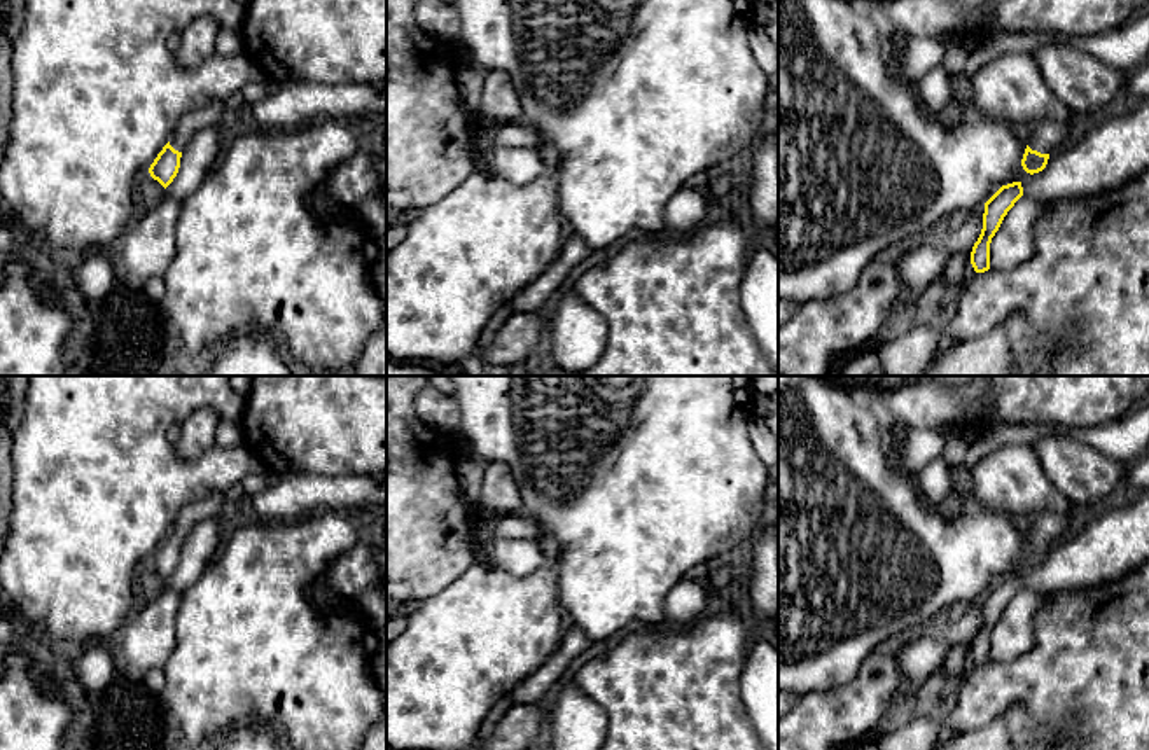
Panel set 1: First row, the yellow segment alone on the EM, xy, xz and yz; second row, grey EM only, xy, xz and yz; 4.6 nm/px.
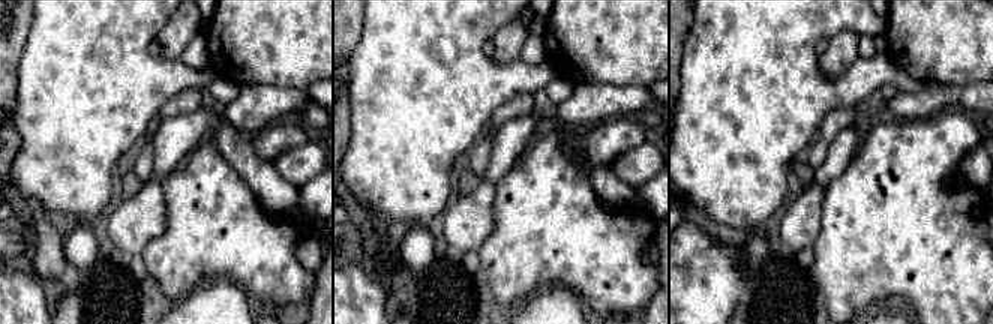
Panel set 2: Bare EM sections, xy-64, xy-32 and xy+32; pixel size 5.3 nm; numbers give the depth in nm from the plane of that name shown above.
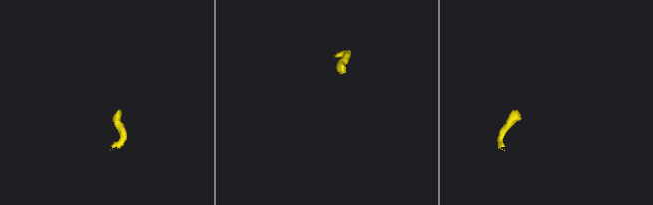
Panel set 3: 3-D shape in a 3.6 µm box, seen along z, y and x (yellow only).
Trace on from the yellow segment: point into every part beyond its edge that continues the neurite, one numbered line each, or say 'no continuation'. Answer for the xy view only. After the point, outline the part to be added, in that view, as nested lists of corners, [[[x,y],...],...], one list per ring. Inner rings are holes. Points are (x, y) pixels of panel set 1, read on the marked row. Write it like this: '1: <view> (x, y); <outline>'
1: xy (189, 123); [[[213,100],[212,103],[201,107],[201,108],[185,112],[178,119],[178,122],[173,129],[173,136],[170,140],[170,145],[175,150],[182,152],[184,147],[191,142],[191,138],[198,131],[201,131],[205,128],[212,128],[220,121],[220,115],[224,112],[226,103],[227,103],[227,100]]]

